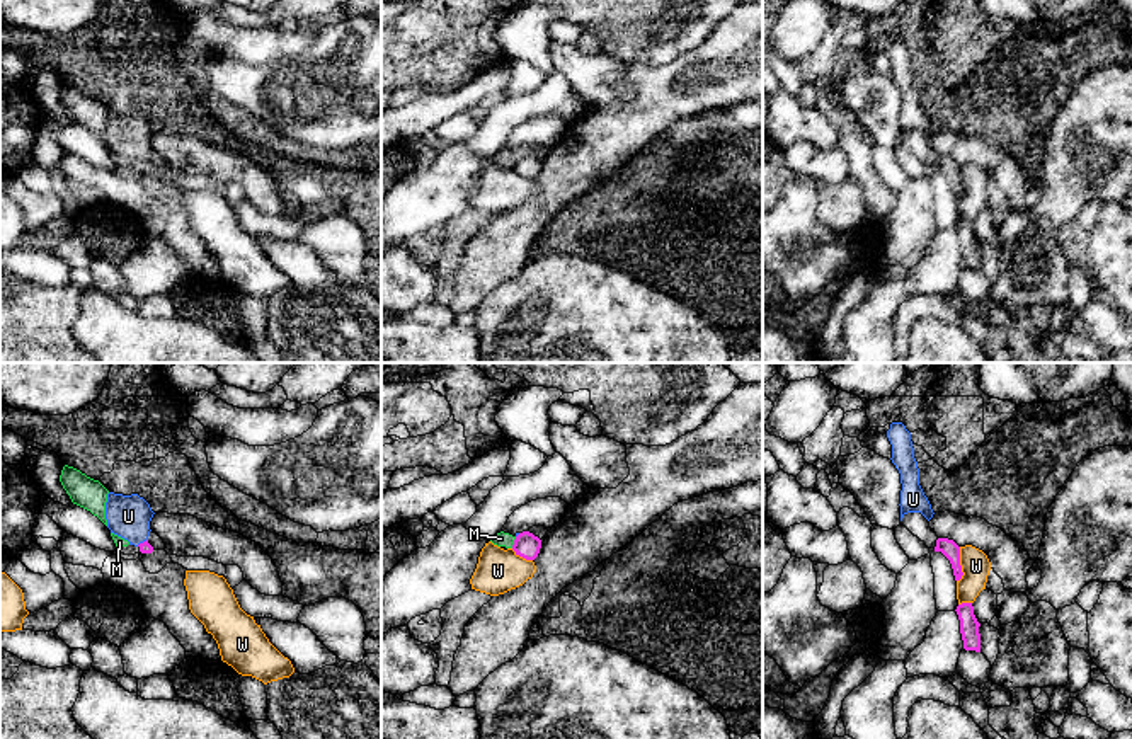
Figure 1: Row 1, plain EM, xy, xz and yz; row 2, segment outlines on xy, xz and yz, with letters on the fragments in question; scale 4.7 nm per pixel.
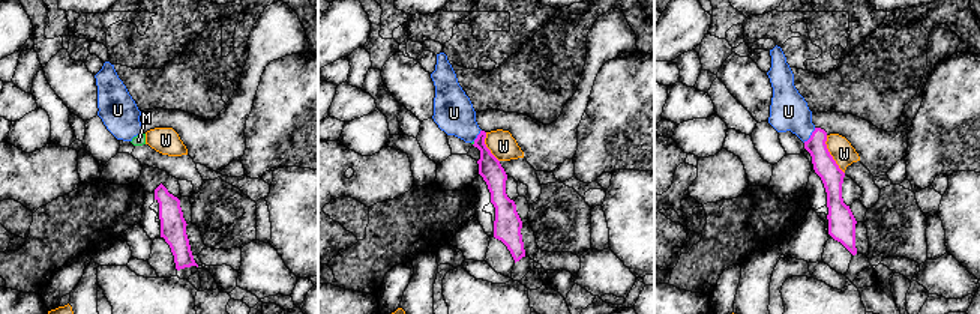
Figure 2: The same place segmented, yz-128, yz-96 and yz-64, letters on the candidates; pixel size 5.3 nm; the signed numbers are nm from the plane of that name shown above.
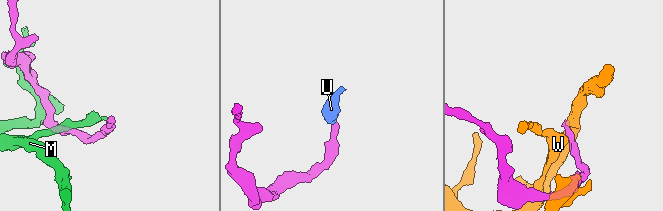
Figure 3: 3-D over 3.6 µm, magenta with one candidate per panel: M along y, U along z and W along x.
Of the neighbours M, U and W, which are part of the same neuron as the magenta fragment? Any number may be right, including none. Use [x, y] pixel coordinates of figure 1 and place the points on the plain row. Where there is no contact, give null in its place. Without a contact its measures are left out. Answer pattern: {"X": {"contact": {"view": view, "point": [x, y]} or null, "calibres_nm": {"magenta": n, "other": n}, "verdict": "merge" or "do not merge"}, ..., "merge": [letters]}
{"M": {"contact": {"view": "xz", "point": [514, 160]}, "calibres_nm": {"magenta": 120, "other": 70}, "verdict": "do not merge"}, "U": {"contact": {"view": "xy", "point": [143, 160]}, "calibres_nm": {"magenta": 60, "other": 200}, "verdict": "merge"}, "W": {"contact": {"view": "yz", "point": [959, 183]}, "calibres_nm": {"magenta": 80, "other": 140}, "verdict": "do not merge"}, "merge": ["U"]}

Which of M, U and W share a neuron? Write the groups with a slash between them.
M / U / W

